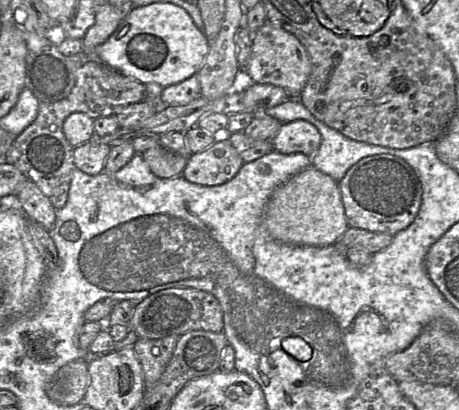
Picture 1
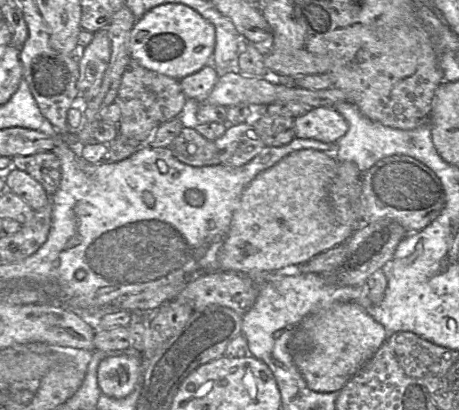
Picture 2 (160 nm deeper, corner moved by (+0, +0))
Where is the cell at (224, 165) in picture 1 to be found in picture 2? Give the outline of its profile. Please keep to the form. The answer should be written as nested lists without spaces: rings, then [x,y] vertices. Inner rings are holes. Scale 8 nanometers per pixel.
[[[252,121],[229,124],[225,133],[214,142],[220,164],[231,167],[250,162],[266,147]]]

